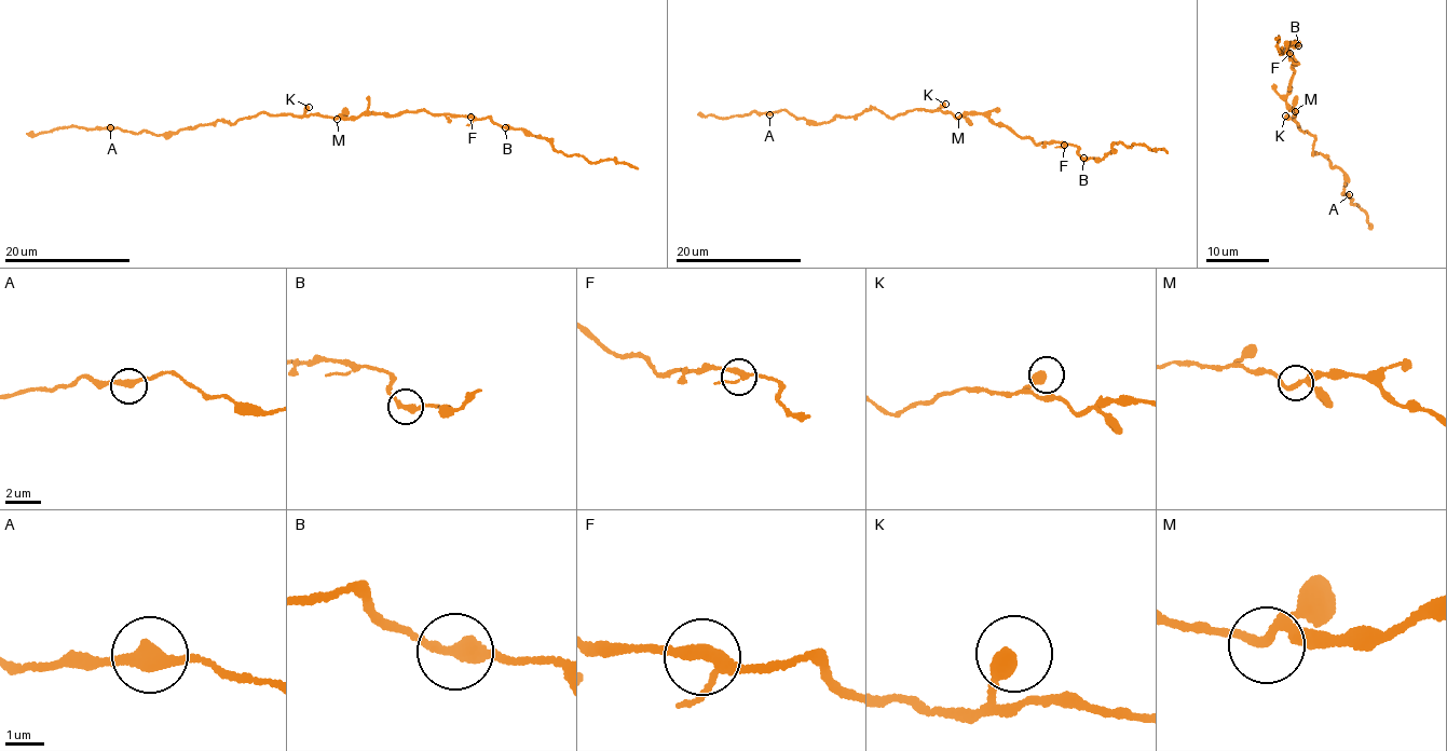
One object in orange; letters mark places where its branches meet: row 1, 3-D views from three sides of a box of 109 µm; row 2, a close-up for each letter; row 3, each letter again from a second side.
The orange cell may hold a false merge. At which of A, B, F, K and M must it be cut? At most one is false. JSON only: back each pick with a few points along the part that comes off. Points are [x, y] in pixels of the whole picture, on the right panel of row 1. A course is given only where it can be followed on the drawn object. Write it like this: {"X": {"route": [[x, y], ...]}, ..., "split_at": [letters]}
{"split_at": []}

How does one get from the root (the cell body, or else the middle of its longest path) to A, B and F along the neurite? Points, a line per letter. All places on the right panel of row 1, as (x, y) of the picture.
A: (1295, 110), (1299, 130), (1315, 138), (1313, 153), (1321, 153), (1332, 166), (1348, 176), (1342, 193), (1349, 194)
B: (1295, 110), (1285, 104), (1294, 71), (1292, 68), (1296, 64), (1288, 57), (1286, 51), (1288, 46), (1298, 45)
F: (1295, 110), (1285, 104), (1294, 71), (1292, 68), (1296, 64), (1288, 57), (1289, 53)

